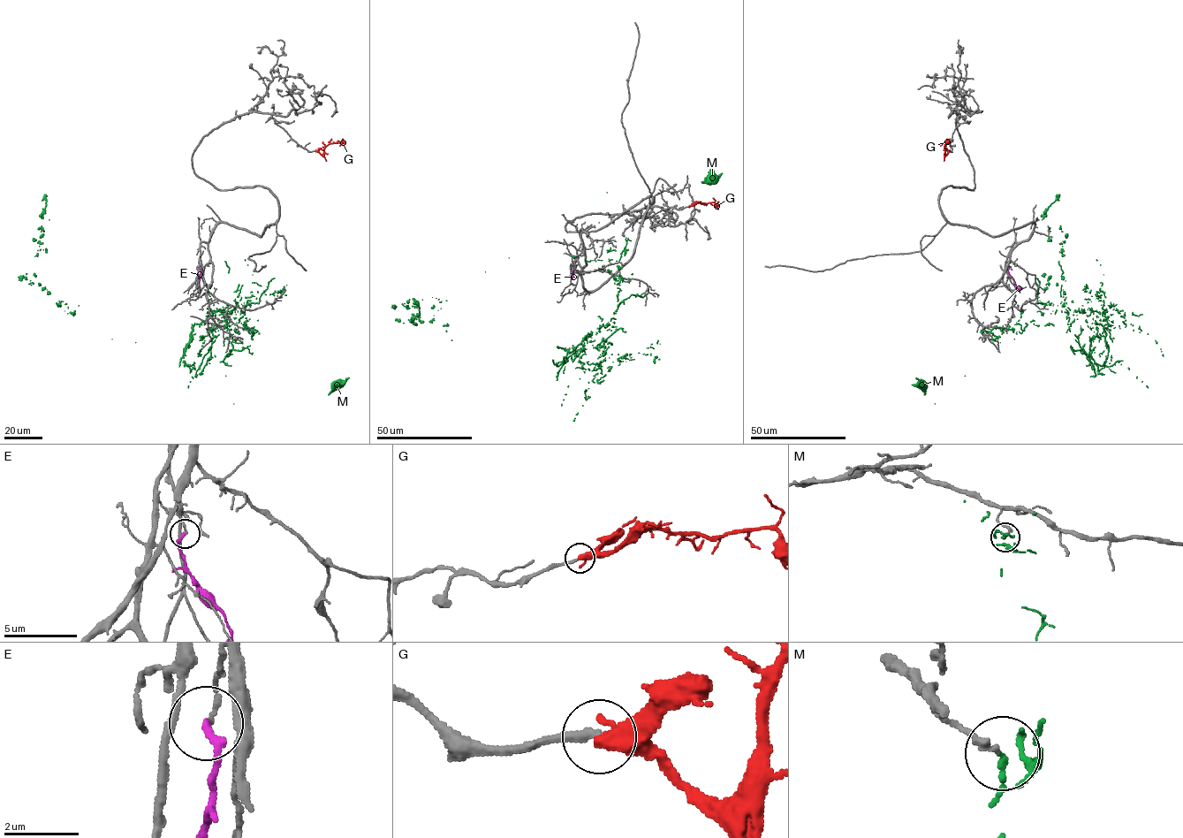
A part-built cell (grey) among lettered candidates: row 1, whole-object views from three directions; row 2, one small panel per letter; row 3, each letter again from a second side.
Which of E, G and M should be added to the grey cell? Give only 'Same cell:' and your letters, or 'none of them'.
Same cell: none of them

